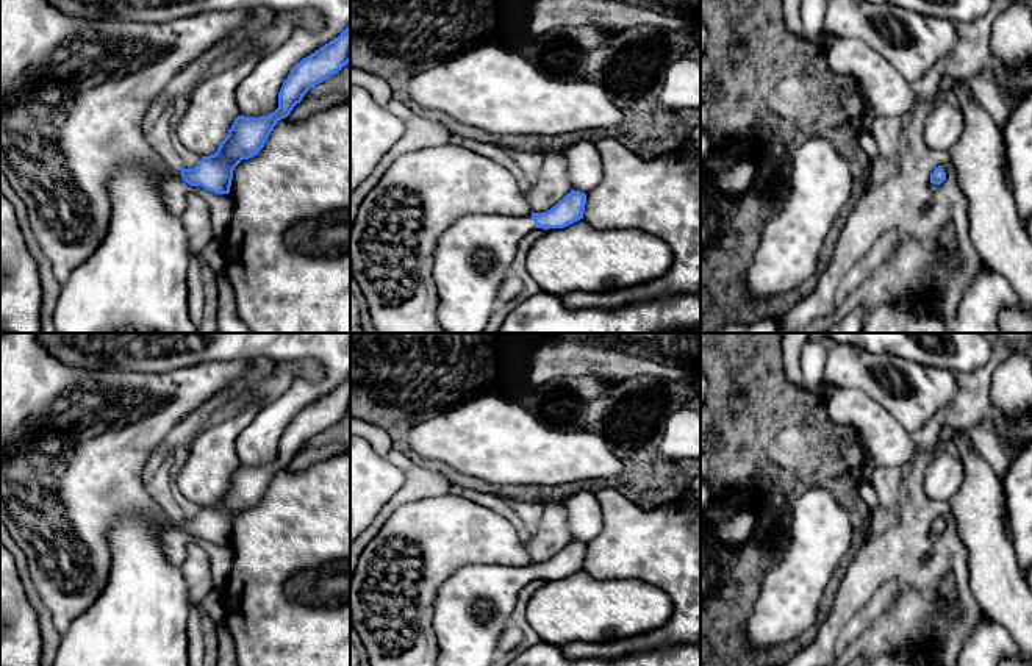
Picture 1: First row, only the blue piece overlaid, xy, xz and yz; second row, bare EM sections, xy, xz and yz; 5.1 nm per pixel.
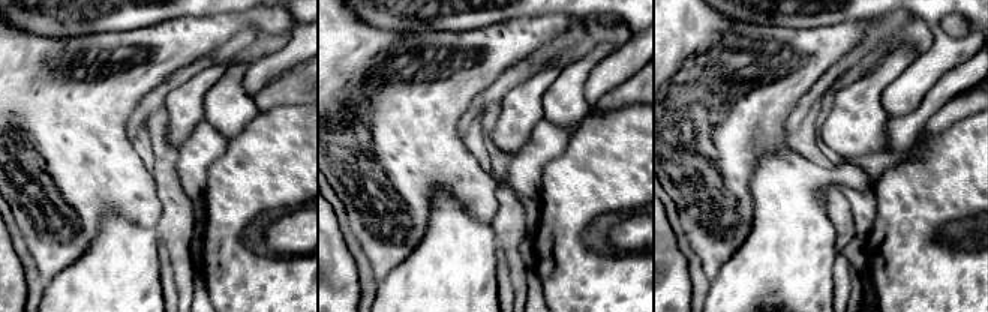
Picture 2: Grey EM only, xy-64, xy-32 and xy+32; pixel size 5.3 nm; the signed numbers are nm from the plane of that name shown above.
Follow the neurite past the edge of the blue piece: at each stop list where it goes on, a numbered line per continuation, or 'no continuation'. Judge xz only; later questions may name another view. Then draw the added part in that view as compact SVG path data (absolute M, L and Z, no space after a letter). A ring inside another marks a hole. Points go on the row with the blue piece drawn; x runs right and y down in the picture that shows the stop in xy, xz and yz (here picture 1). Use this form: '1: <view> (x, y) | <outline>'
1: xz (474, 255) | M468 214L441 235L433 277L438 320L447 333L482 333L486 328L519 242L535 228L532 214Z

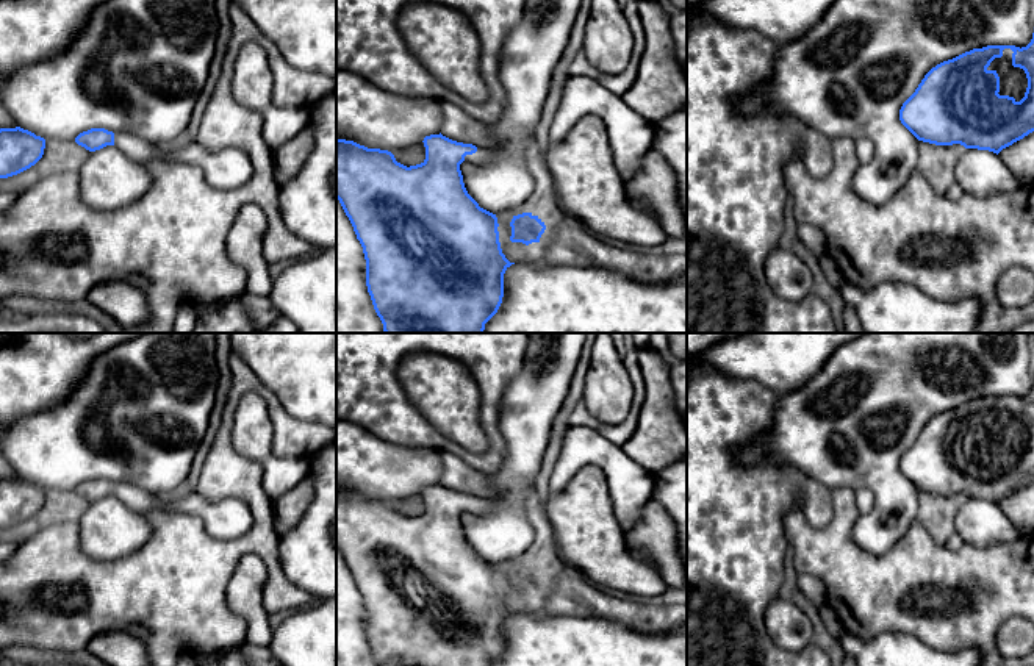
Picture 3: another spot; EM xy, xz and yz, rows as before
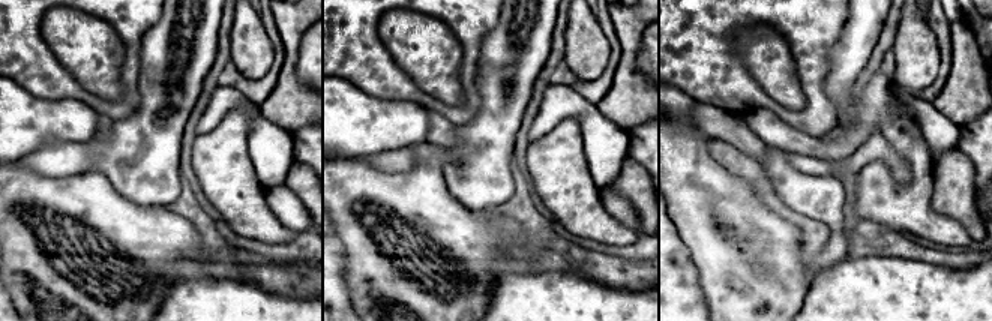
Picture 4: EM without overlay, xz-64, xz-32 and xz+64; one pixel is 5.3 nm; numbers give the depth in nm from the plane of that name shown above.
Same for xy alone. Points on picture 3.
1: xy (229, 168) | M114 133L114 145L138 164L160 158L197 164L202 167L206 183L214 189L236 189L253 174L246 152L235 147L208 150L197 139L185 139L175 147L163 149L131 133Z

